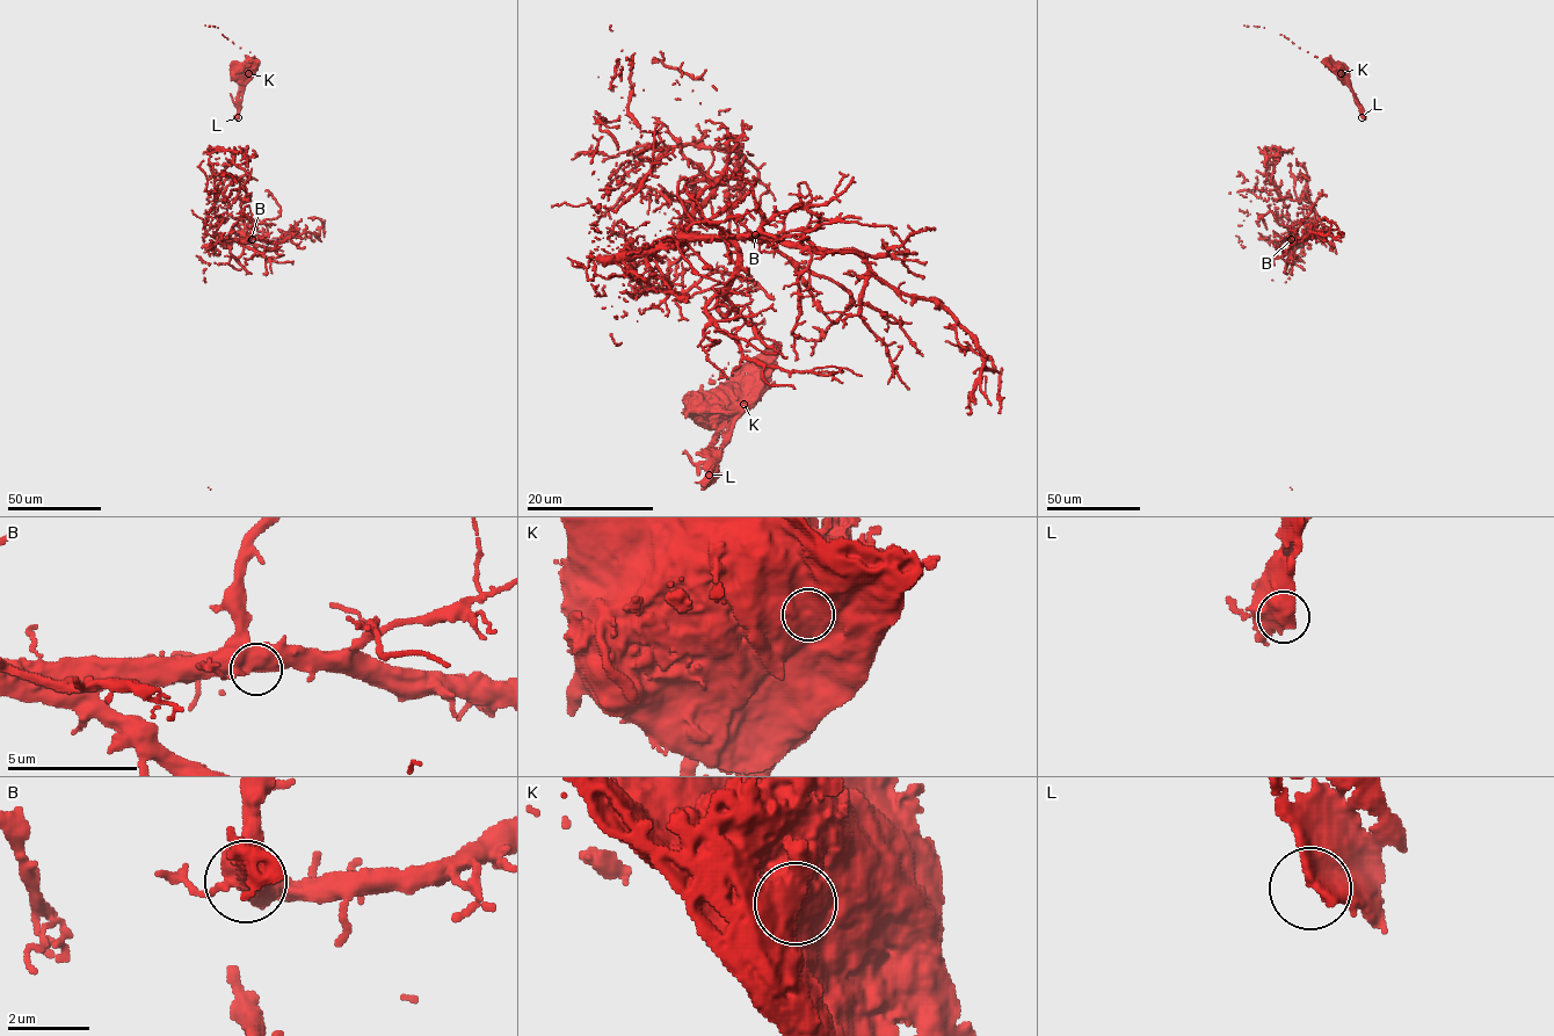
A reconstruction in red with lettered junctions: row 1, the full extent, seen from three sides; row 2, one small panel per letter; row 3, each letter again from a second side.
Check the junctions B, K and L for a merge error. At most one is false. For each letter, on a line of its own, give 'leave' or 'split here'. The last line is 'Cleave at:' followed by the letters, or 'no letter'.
B: leave
K: split here
L: leave
Cleave at: K

